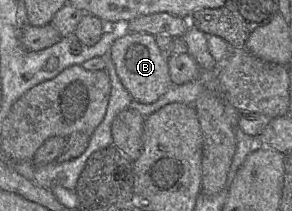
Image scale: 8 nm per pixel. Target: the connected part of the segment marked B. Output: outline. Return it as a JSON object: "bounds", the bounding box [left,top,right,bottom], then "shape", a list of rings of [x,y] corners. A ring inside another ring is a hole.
{"bounds":[109,32,172,104],"shape":[[[124,32],[109,50],[117,75],[133,100],[142,104],[157,101],[172,85],[168,59],[156,43],[154,35],[138,32]]]}

